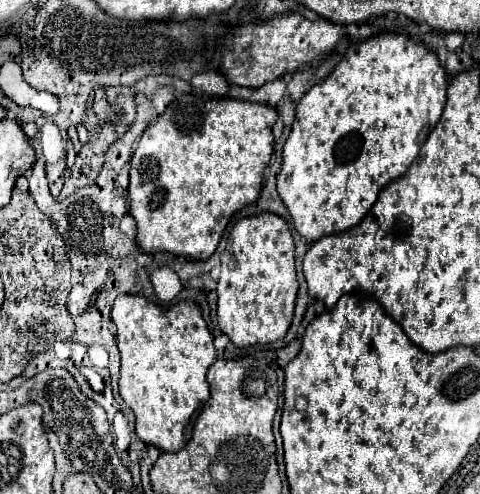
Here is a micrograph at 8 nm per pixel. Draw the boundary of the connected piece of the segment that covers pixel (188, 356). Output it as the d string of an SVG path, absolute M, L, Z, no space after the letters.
M121 294L115 298L111 318L117 324L115 338L121 352L119 394L125 404L135 412L135 434L145 444L157 446L161 452L181 450L185 442L189 442L195 418L209 398L209 384L205 374L217 356L213 336L207 328L207 322L203 320L201 308L193 300L181 300L169 308L161 308L149 302L145 296Z

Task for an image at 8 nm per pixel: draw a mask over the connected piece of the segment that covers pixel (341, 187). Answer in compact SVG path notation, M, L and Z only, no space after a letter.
M379 34L351 46L335 70L299 100L291 136L285 142L277 190L293 218L295 230L307 242L315 242L317 238L357 226L379 192L403 176L417 158L421 144L441 118L445 92L447 74L437 54L409 36Z

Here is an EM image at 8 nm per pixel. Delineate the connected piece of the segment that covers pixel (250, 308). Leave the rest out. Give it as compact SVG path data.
M271 212L241 218L229 232L217 284L219 328L235 346L243 348L281 340L291 326L299 290L295 276L295 244L287 222Z

